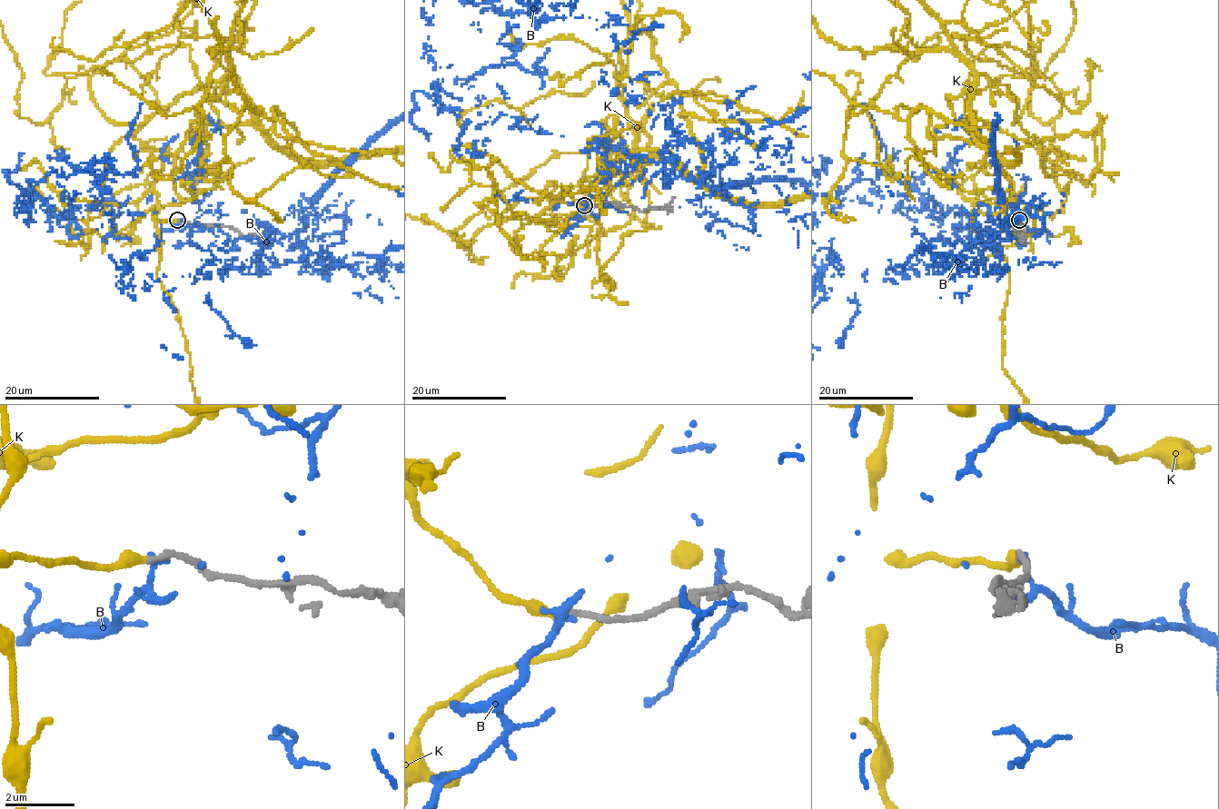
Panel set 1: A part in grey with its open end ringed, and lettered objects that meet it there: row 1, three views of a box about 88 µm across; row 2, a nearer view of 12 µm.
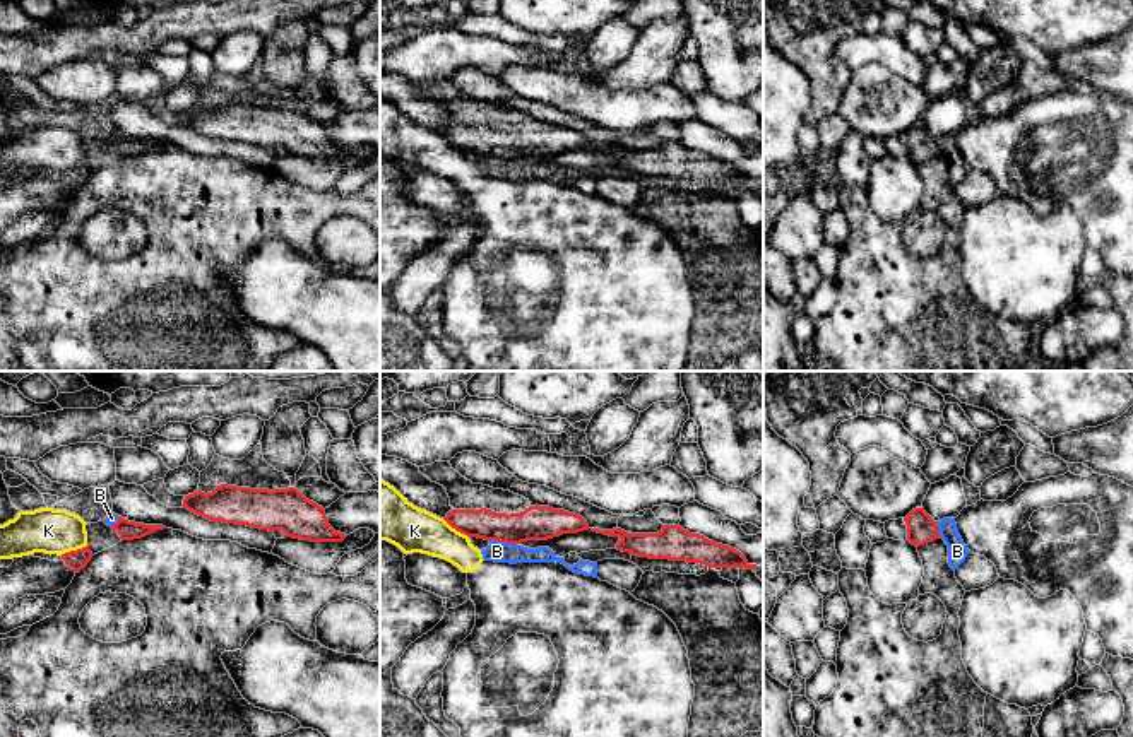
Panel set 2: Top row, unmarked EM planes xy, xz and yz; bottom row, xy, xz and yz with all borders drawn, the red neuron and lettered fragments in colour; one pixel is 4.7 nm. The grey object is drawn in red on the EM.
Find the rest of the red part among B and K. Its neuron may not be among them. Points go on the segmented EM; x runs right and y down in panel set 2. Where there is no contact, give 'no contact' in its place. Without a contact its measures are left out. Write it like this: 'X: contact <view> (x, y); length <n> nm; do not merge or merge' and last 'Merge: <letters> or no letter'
B: contact xz (504, 541); length 130 nm; do not merge
K: contact xy (72, 551); length 140 nm; do not merge
Merge: no letter

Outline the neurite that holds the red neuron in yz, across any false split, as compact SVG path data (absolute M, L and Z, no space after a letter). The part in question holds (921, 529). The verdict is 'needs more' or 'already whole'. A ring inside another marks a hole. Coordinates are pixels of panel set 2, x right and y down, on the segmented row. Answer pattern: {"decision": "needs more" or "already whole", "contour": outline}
{"decision": "needs more", "contour": "M924 508L912 510L905 518L885 522L885 532L888 539L909 540L916 547L941 537L936 522Z"}

